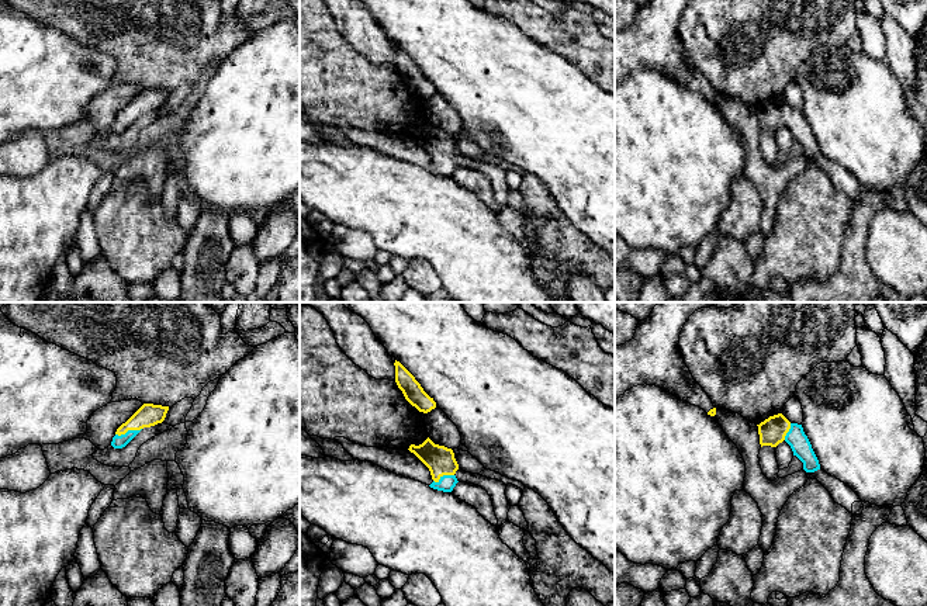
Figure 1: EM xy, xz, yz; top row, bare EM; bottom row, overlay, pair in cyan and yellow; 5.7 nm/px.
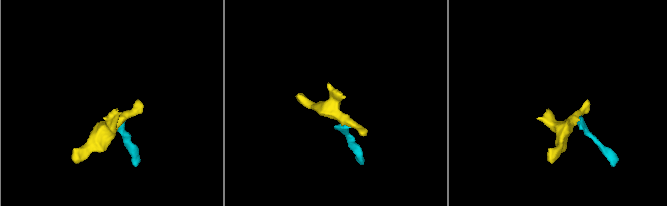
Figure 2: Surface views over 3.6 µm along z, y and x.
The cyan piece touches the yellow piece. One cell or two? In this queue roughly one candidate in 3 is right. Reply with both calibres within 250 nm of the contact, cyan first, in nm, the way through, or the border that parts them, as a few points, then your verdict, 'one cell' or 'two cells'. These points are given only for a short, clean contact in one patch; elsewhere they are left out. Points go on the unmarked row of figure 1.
80/130 nm | across xy (118, 127), (128, 115), (148, 100) | one cell

